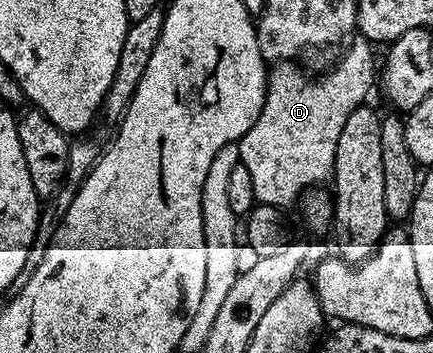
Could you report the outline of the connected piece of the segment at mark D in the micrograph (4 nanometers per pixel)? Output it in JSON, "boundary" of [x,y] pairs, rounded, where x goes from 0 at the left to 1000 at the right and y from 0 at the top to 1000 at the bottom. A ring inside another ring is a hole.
{"boundary":[[[822,102],[801,130],[804,144],[788,159],[785,178],[732,232],[709,221],[681,173],[635,178],[617,201],[619,258],[610,266],[605,317],[550,405],[557,462],[568,487],[577,487],[577,510],[587,510],[594,575],[665,589],[704,544],[769,501],[790,360],[818,306],[843,297],[848,278],[841,275],[859,244],[864,255],[873,221],[873,164],[859,156],[861,122]]]}

